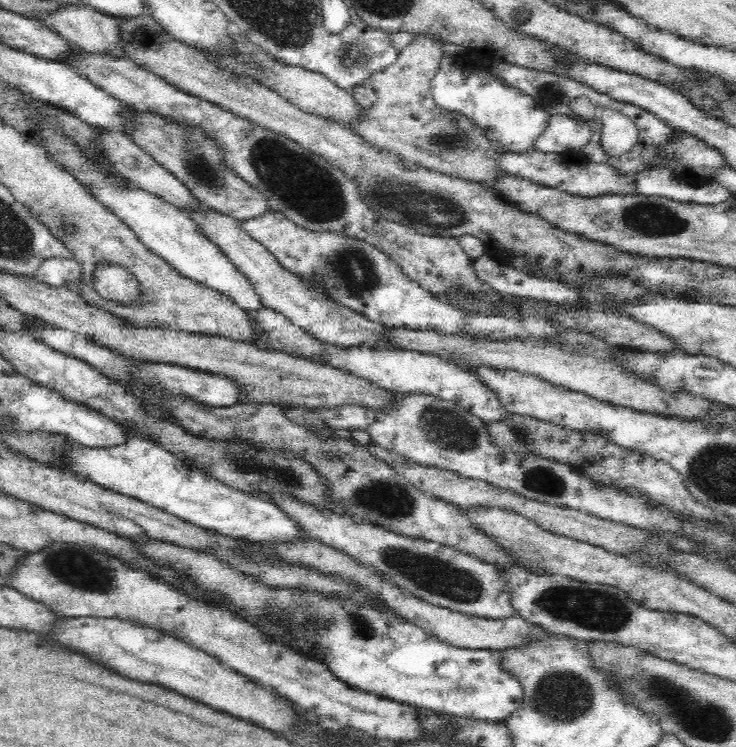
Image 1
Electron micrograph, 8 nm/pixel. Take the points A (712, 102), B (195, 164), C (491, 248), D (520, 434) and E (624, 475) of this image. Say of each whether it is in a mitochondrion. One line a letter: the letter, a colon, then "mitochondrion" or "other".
A: mitochondrion
B: mitochondrion
C: other
D: mitochondrion
E: other

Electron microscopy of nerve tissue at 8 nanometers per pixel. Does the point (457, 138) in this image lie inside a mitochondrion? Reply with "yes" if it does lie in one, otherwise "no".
yes

